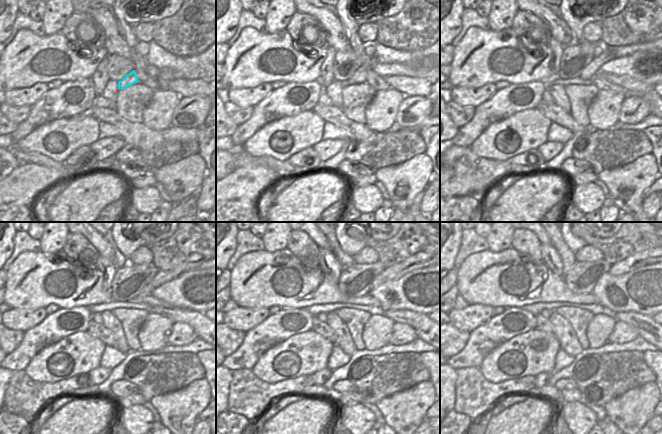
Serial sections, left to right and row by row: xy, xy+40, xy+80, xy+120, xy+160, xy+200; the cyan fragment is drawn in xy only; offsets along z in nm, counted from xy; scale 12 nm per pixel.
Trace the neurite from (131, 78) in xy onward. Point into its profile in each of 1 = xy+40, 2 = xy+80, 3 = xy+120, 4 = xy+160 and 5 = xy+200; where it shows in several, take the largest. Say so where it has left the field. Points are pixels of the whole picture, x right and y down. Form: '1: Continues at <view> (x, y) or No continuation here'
1: Continues at xy+40 (359, 76)
2: Continues at xy+80 (592, 68)
3: Continues at xy+120 (195, 260)
4: Continues at xy+160 (417, 261)
5: Continues at xy+200 (643, 258)

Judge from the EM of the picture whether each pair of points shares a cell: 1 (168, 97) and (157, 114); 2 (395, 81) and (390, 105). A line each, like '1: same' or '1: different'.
1: same
2: different

